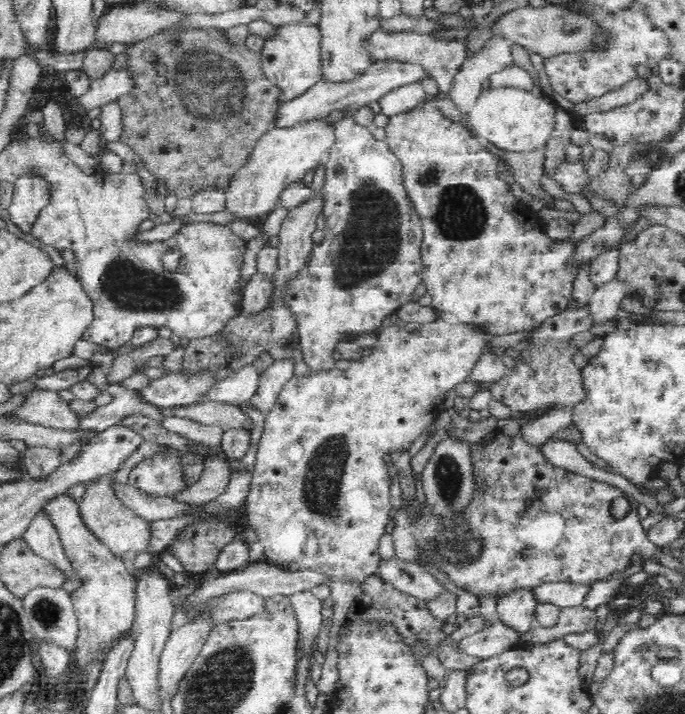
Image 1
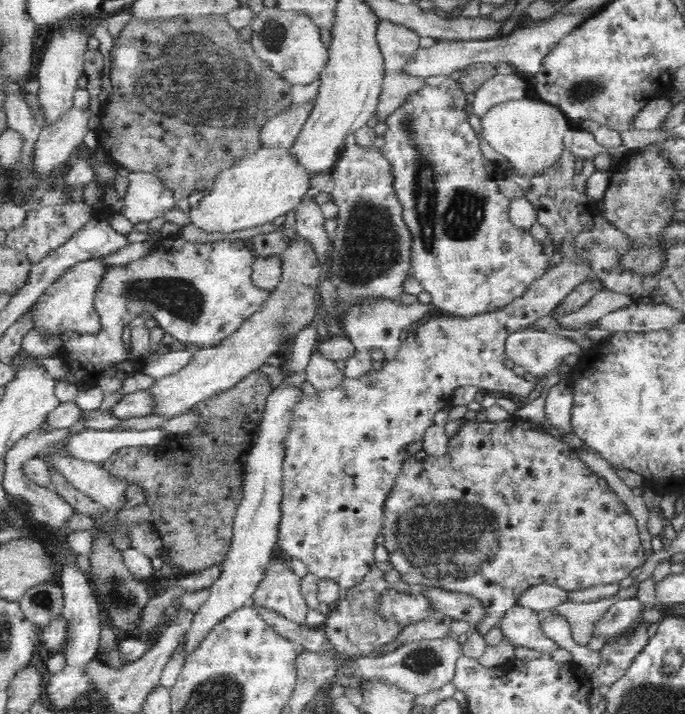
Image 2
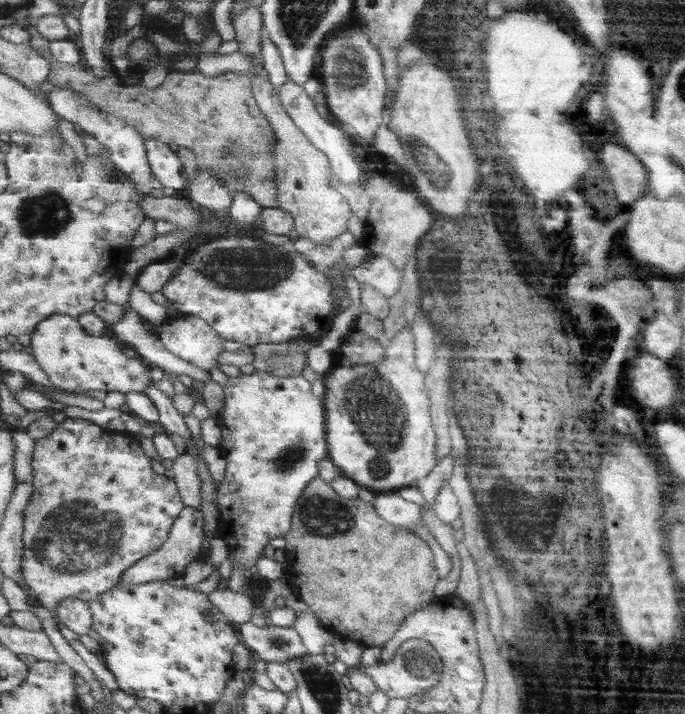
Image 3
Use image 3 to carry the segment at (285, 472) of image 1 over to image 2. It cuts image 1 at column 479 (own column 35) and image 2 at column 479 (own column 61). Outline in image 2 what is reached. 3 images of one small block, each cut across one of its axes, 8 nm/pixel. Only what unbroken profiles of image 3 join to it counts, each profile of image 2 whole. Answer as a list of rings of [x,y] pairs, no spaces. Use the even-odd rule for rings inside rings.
[[[589,256],[563,257],[556,267],[534,280],[519,299],[504,308],[473,317],[454,317],[440,314],[416,325],[415,339],[400,344],[392,362],[370,368],[360,378],[344,376],[334,388],[316,390],[318,396],[306,396],[302,391],[294,410],[290,410],[289,434],[283,440],[283,478],[281,520],[278,526],[276,551],[287,560],[298,558],[319,580],[336,582],[340,589],[354,588],[369,574],[376,562],[377,538],[384,526],[386,500],[406,456],[400,452],[406,444],[424,440],[426,429],[434,425],[434,415],[452,405],[451,397],[460,386],[473,384],[485,391],[498,391],[521,403],[534,390],[535,384],[518,377],[504,366],[504,341],[512,332],[532,327],[536,320],[551,315],[557,306],[582,282],[593,275]]]

